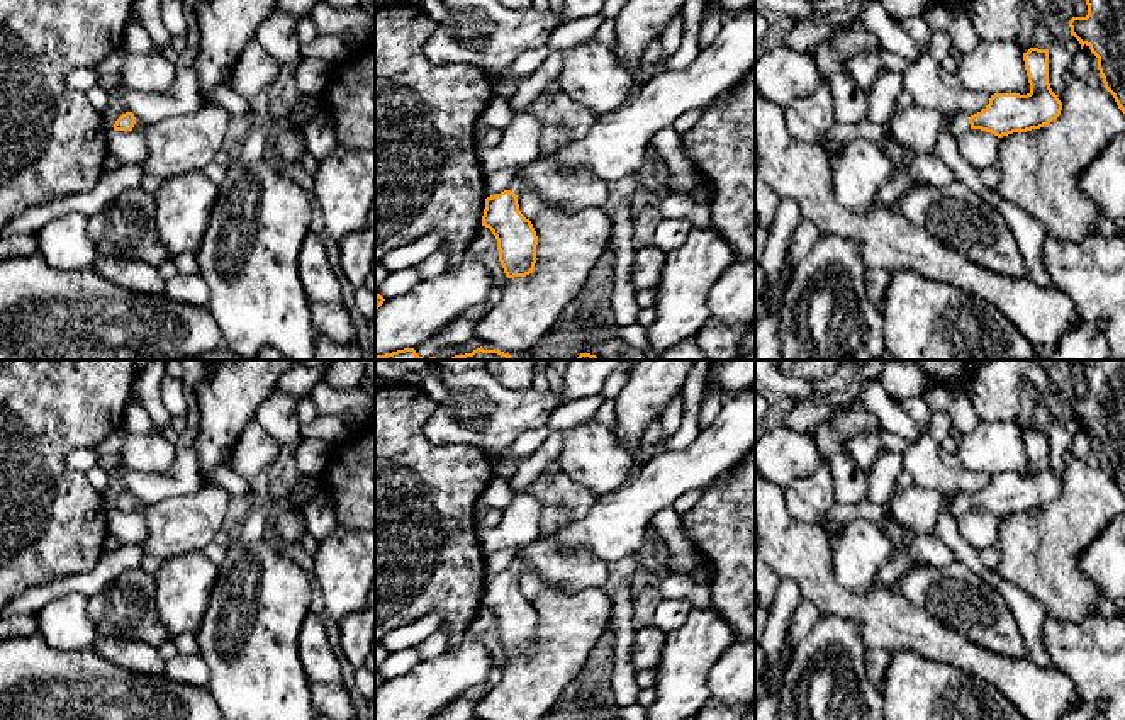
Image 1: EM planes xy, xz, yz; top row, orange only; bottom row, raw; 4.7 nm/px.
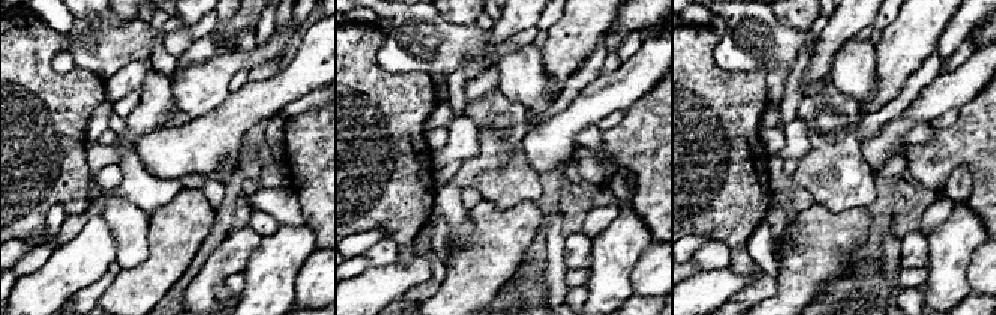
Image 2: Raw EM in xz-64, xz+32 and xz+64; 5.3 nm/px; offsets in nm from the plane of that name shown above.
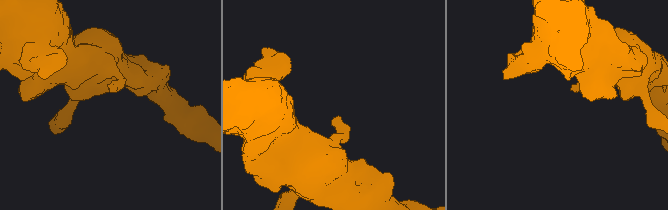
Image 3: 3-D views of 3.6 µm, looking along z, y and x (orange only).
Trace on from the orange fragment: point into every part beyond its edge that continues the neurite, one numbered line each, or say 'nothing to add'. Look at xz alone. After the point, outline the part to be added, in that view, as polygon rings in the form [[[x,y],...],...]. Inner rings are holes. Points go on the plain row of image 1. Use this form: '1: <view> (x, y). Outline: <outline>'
1: xz (562, 500). Outline: [[[563,470],[551,475],[541,474],[524,492],[541,501],[540,537],[518,550],[509,571],[519,576],[533,569],[562,594],[606,588],[607,564],[602,559],[584,548],[563,554],[551,538],[563,525],[584,518],[597,496]]]

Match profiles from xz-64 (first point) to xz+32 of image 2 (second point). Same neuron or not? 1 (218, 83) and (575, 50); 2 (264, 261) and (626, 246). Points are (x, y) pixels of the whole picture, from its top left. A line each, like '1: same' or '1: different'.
1: different
2: same

